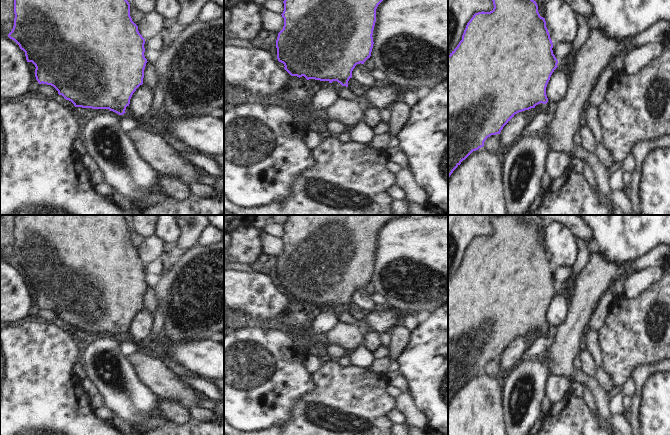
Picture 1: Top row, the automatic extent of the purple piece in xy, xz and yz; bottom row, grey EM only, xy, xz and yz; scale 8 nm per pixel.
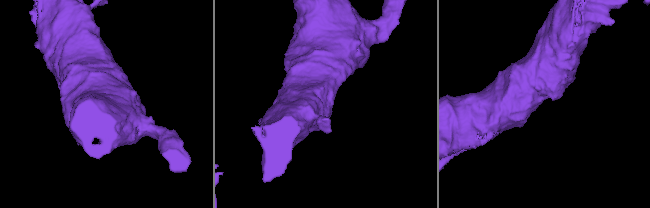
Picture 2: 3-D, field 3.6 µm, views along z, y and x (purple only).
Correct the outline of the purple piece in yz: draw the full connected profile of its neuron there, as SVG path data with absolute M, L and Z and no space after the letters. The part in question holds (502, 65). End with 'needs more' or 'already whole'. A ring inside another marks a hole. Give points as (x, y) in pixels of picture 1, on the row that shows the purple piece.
M492 0L494 8L490 12L478 12L467 23L462 40L457 47L448 55L448 180L453 171L473 151L484 146L485 140L491 135L500 134L503 127L514 117L515 114L534 109L535 113L546 111L548 98L546 87L554 70L558 67L558 60L553 54L553 43L546 27L545 18L538 12L538 5L534 0Z; needs more

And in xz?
M284 0L284 11L281 14L284 18L284 26L283 29L278 33L276 40L278 61L284 64L284 69L291 76L297 76L299 78L304 76L307 80L315 79L320 81L328 81L329 83L337 81L342 86L349 87L356 96L363 99L366 95L367 89L361 86L352 77L352 71L357 64L364 64L364 62L371 56L374 44L372 35L376 22L376 9L382 1L383 0Z; needs more

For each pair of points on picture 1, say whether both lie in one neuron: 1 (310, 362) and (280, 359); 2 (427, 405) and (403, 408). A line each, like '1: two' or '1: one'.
1: two
2: two

